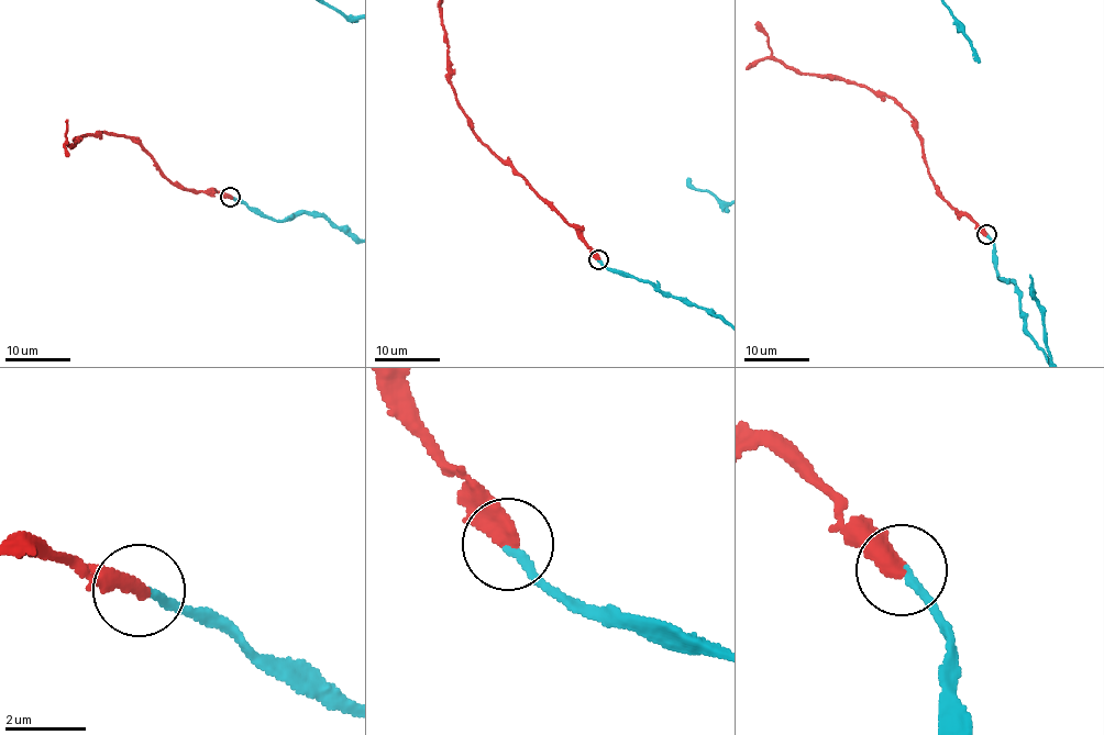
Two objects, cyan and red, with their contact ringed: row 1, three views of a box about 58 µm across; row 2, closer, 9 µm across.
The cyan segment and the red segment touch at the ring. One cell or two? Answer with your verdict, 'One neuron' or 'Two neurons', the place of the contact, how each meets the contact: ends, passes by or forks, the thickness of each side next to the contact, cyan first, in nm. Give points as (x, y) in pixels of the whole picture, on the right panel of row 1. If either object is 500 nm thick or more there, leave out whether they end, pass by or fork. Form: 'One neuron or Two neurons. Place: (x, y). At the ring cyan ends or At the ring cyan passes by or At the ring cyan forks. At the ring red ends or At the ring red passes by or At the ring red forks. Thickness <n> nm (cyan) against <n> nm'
One neuron. Place: (986, 234). At the ring cyan ends. At the ring red ends. Thickness 200 nm (cyan) against 420 nm

